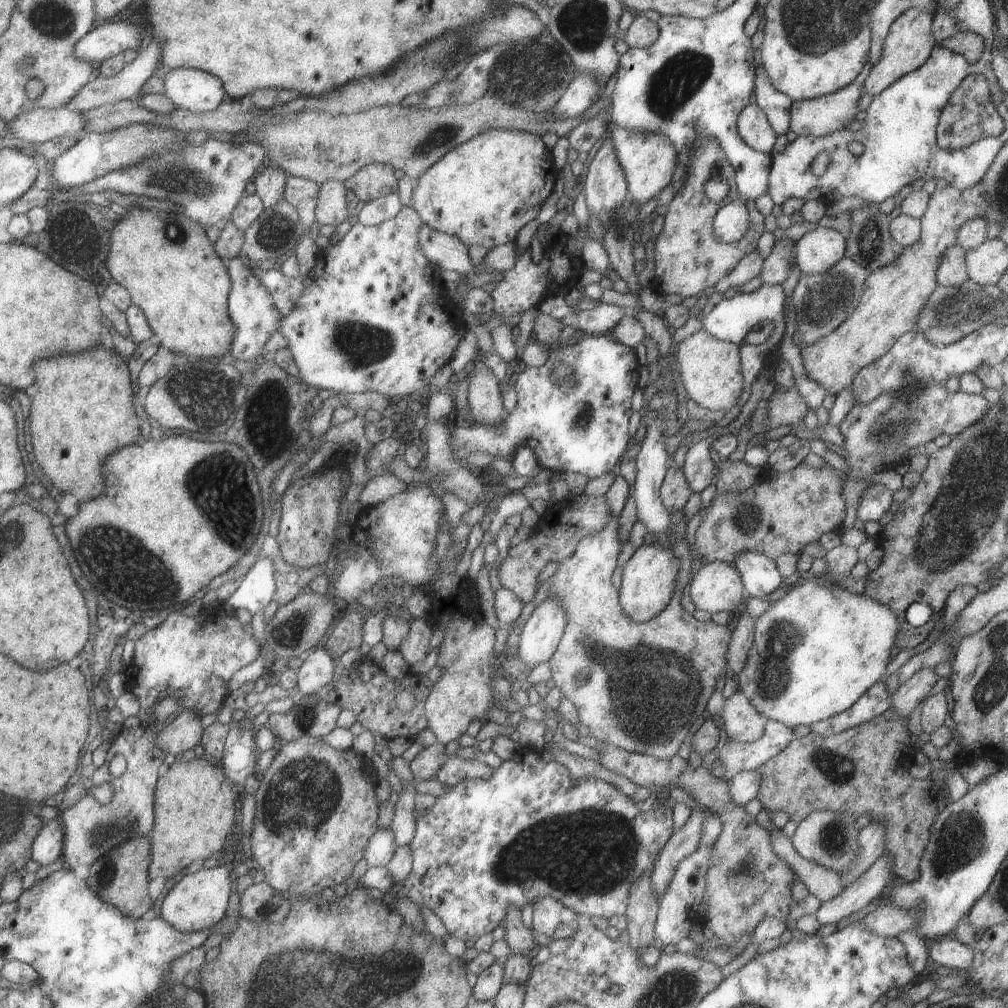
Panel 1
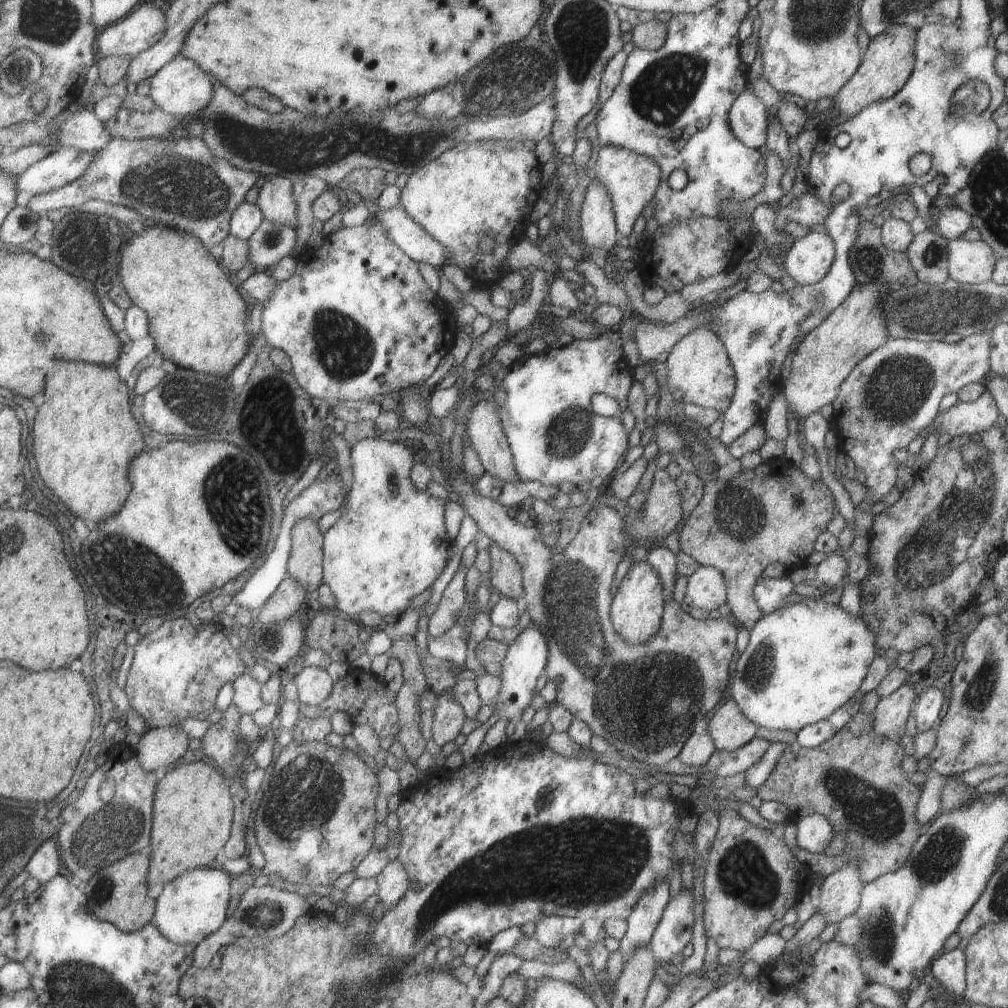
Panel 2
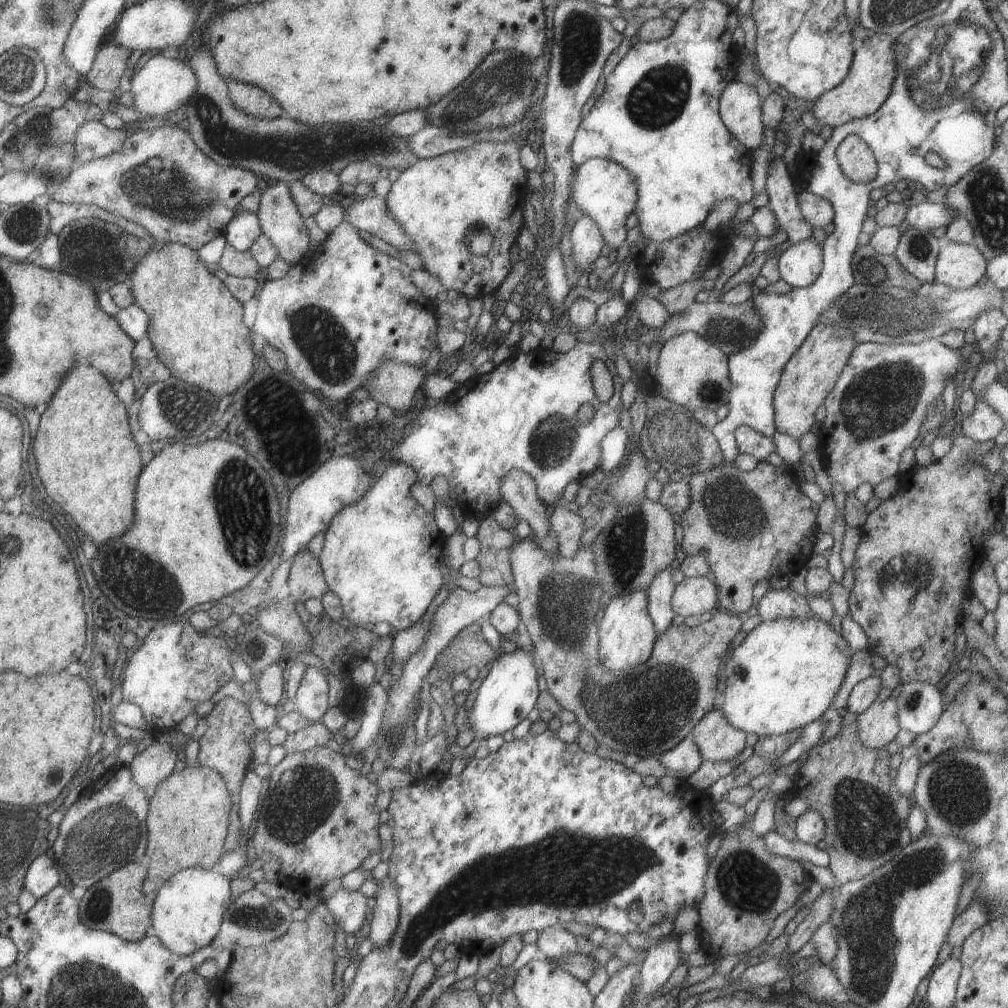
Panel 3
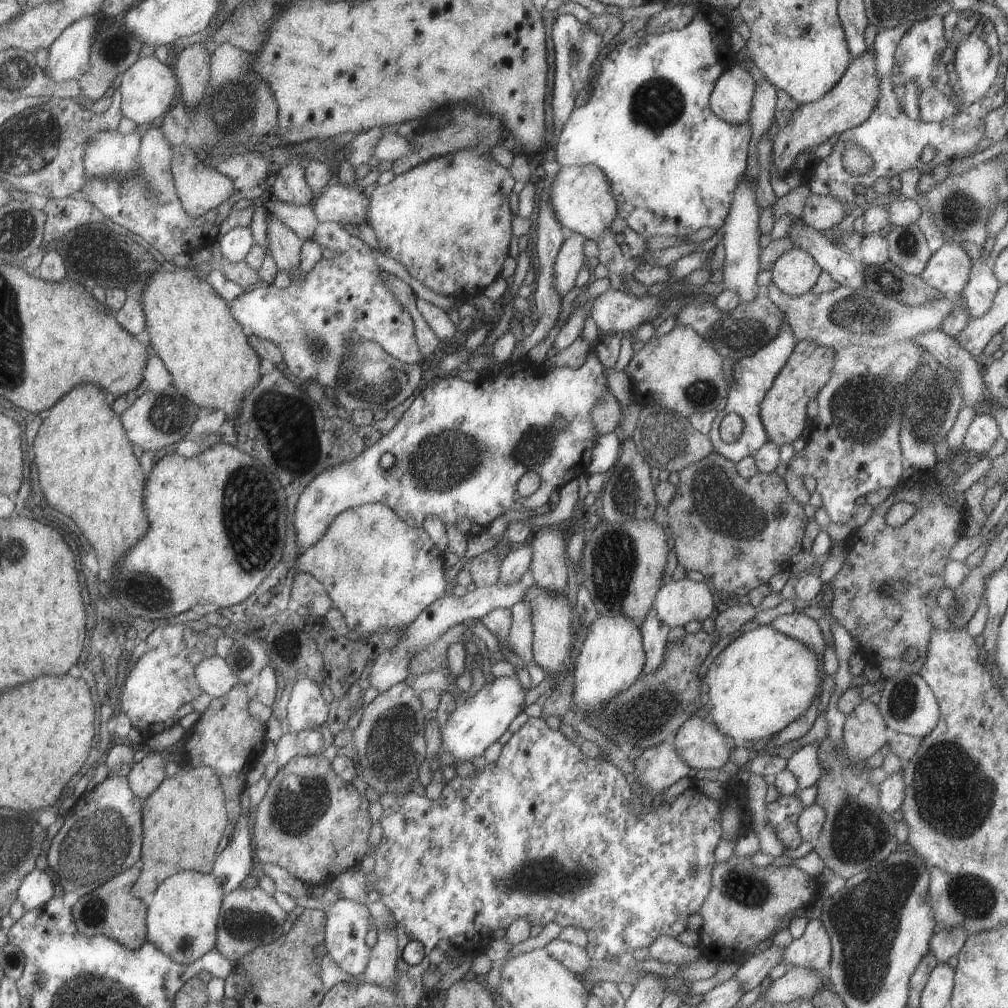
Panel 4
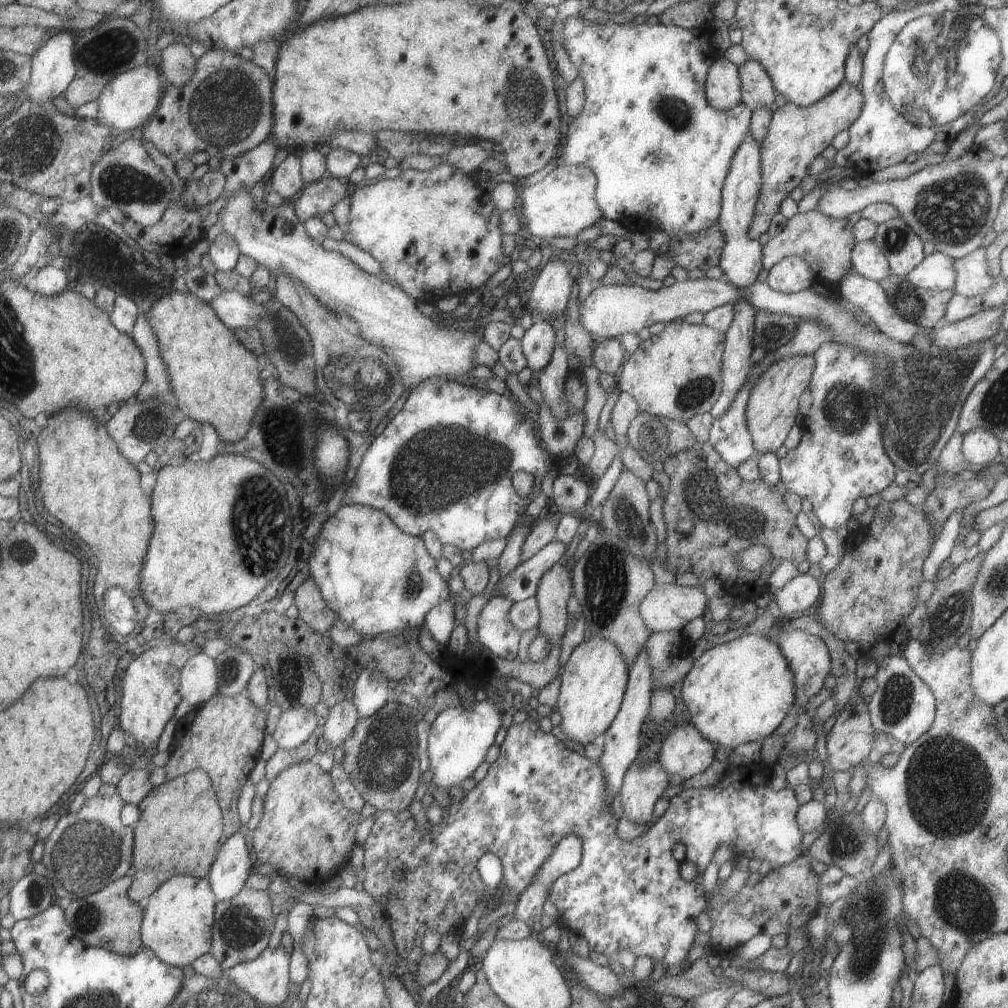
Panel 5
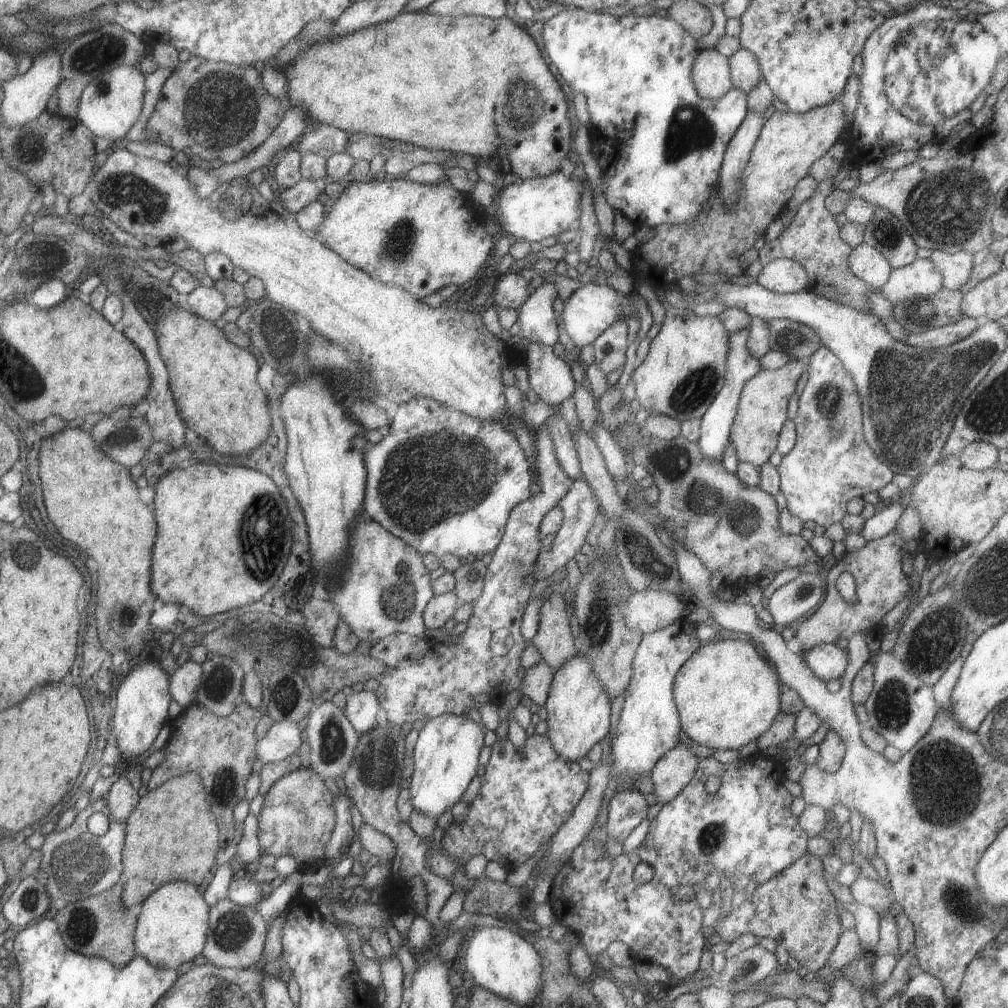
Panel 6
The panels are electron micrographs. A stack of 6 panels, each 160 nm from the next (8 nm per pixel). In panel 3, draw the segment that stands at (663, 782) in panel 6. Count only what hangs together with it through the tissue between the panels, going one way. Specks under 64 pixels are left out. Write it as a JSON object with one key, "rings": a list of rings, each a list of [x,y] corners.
{"rings":[[[717,707],[694,724],[691,736],[703,761],[735,759],[745,748],[745,733],[732,727]]]}

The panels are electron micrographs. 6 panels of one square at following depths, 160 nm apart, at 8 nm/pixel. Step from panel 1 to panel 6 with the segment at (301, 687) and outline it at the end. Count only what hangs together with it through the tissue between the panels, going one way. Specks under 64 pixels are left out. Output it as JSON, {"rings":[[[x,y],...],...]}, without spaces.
{"rings":[[[295,721],[274,722],[261,740],[256,742],[256,758],[261,763],[274,763],[297,752],[301,730]]]}

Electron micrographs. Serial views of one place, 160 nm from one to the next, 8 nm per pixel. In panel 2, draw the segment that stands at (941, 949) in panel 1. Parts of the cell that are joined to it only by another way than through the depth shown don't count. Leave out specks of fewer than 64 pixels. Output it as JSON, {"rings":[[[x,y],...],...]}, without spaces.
{"rings":[[[955,947],[940,953],[927,969],[951,994],[960,995],[966,987],[966,958],[964,952]]]}

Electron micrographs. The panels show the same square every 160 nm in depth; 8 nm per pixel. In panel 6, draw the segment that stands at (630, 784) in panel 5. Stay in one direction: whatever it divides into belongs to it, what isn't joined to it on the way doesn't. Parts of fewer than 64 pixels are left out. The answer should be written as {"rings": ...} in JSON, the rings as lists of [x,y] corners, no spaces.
{"rings":[[[621,789],[608,802],[606,834],[623,842],[647,812],[644,793],[637,789]]]}

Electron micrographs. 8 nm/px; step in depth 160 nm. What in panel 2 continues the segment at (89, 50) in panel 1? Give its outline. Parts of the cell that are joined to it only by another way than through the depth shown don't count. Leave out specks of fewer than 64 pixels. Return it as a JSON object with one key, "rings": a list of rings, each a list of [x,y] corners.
{"rings":[[[145,2],[123,20],[103,29],[96,36],[95,42],[101,57],[132,57],[151,47],[167,28],[163,12],[157,5]]]}

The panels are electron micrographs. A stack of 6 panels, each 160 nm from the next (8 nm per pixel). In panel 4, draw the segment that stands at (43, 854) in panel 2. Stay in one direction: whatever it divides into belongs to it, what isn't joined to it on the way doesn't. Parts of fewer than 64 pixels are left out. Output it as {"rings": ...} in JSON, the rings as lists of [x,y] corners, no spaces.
{"rings":[[[44,869],[35,870],[24,878],[18,893],[25,910],[30,911],[47,904],[55,896],[55,884]]]}

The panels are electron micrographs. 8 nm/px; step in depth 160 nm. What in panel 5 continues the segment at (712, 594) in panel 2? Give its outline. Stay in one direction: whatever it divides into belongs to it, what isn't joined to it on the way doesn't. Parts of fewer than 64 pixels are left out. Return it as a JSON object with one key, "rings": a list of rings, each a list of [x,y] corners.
{"rings":[[[675,583],[655,584],[639,603],[639,614],[650,632],[653,631],[678,631],[681,632],[686,622],[692,618],[707,616],[705,606],[707,596],[701,587],[682,586]]]}

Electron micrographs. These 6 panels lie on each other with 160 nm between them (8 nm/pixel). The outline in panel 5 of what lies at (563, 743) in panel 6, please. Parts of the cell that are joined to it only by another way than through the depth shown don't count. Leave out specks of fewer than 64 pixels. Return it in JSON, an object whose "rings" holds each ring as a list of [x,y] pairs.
{"rings":[[[590,635],[572,650],[564,666],[555,710],[561,716],[560,727],[568,740],[585,744],[595,740],[618,713],[628,681],[628,666],[617,645],[601,635]]]}

